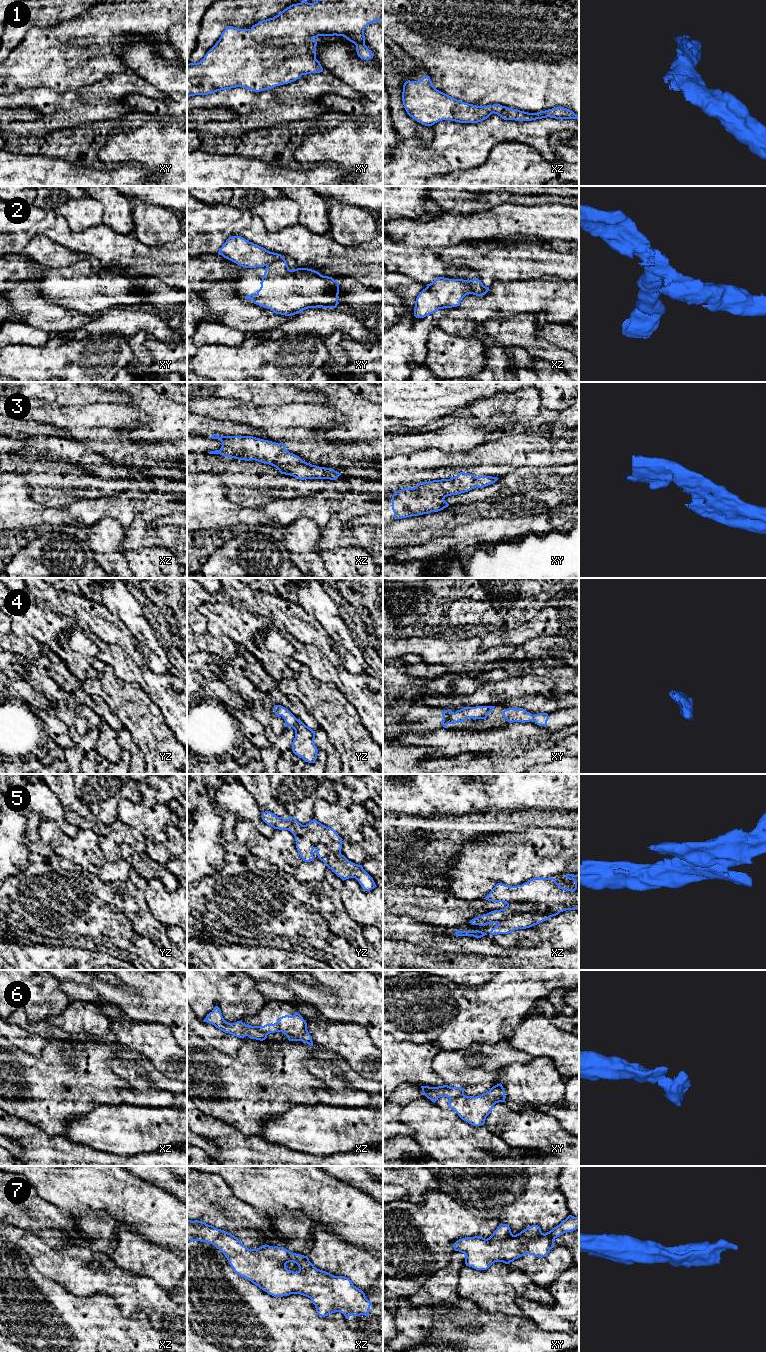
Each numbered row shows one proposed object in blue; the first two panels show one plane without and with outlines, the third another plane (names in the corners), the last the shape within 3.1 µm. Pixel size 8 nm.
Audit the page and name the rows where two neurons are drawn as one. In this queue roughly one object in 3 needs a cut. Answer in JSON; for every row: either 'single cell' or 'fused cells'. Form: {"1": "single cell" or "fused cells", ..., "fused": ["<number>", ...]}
{"1": "single cell", "2": "fused cells", "3": "single cell", "4": "single cell", "5": "fused cells", "6": "fused cells", "7": "single cell", "fused": ["2", "5", "6"]}

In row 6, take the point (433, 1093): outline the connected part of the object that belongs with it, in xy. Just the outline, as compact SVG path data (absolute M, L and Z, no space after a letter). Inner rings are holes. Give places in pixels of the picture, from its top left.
M448 1085L429 1087L421 1086L423 1094L432 1102L436 1102L440 1097L456 1098L464 1094L462 1087L450 1087Z

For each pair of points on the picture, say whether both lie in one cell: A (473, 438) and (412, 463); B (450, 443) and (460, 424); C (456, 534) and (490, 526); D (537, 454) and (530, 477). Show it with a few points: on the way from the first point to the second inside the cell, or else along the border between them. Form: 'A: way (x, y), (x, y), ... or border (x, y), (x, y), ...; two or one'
A: border (419, 451), (467, 451); two
B: way (455, 438), (460, 433), (460, 429); one
C: way (464, 541), (475, 541), (482, 534); one
D: border (556, 464), (548, 466), (520, 466), (510, 472); two

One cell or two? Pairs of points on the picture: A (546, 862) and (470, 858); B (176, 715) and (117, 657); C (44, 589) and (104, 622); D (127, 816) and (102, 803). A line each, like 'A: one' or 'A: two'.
A: one
B: one
C: one
D: two

